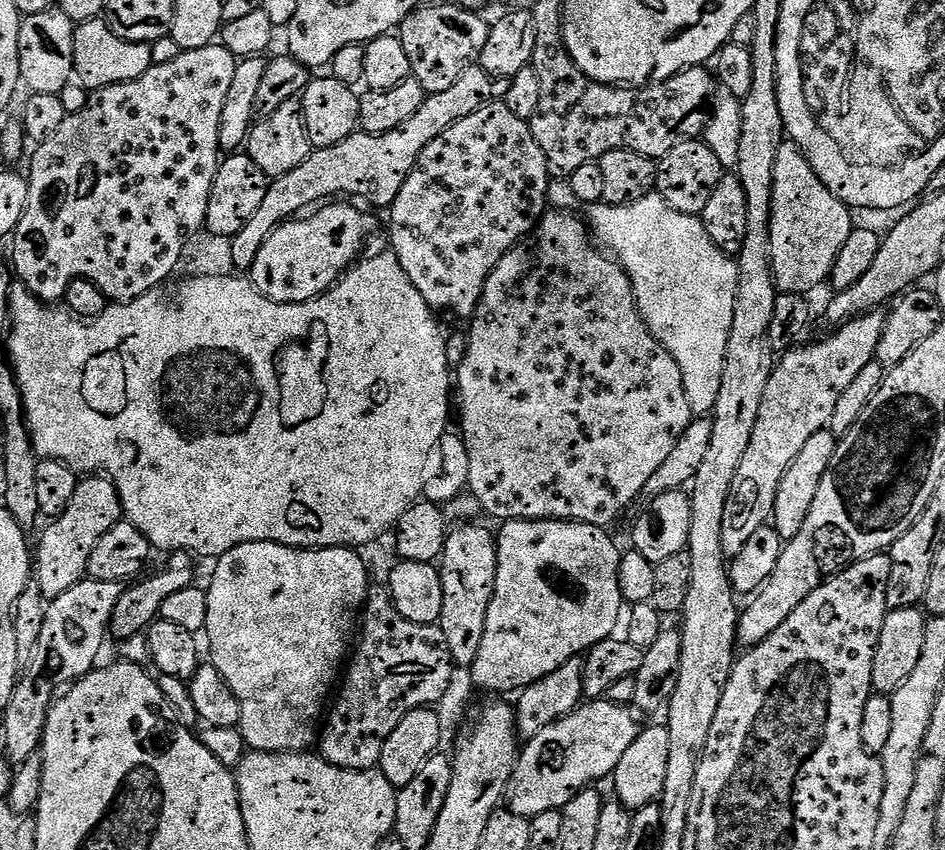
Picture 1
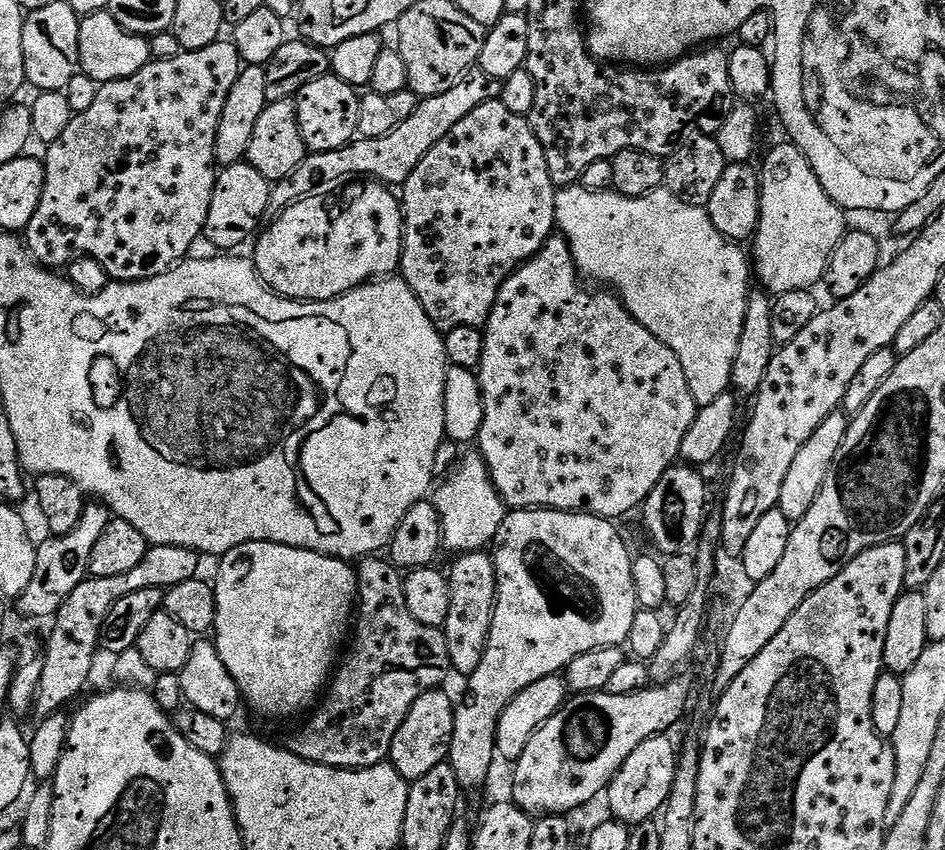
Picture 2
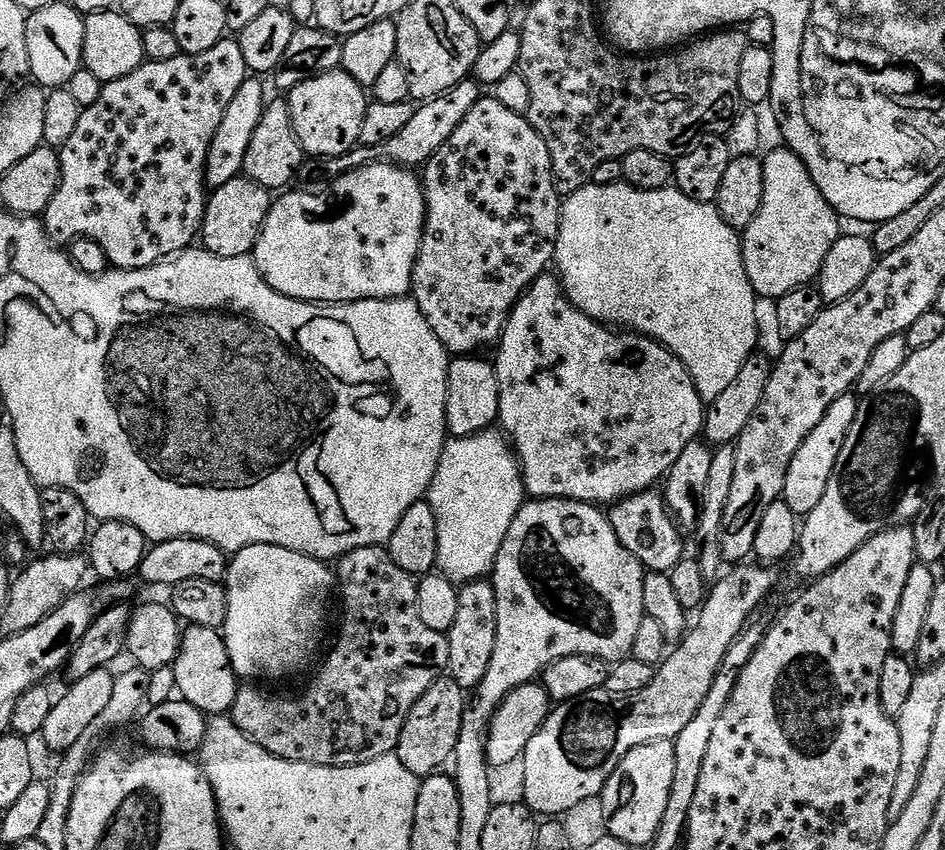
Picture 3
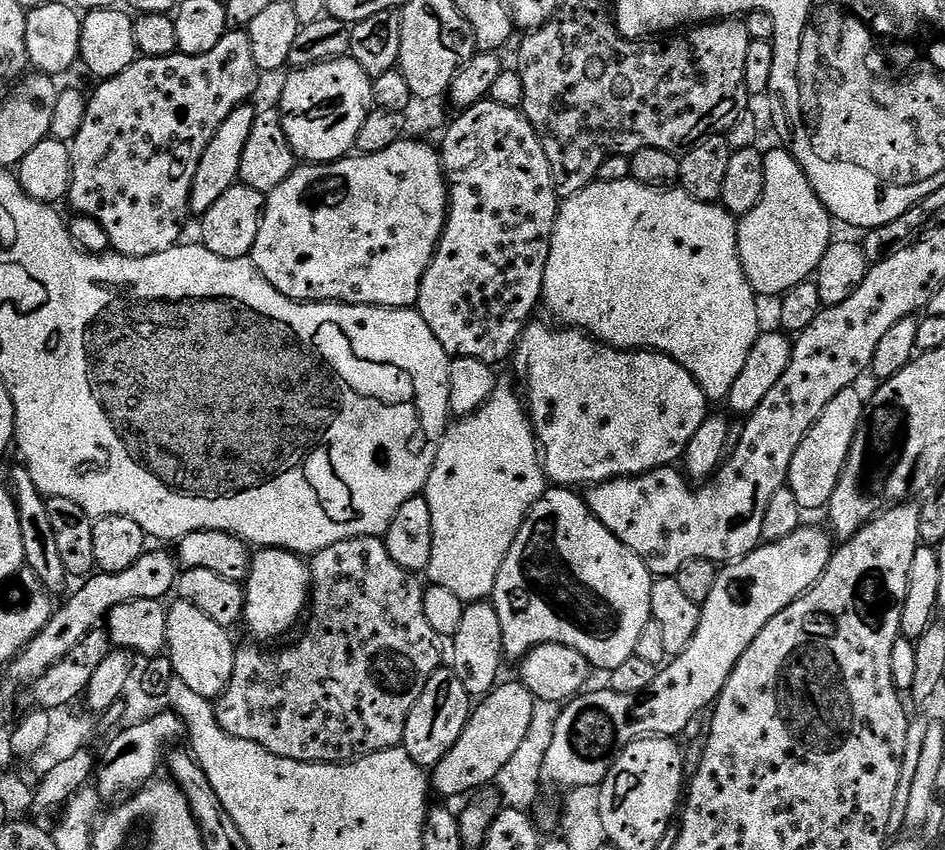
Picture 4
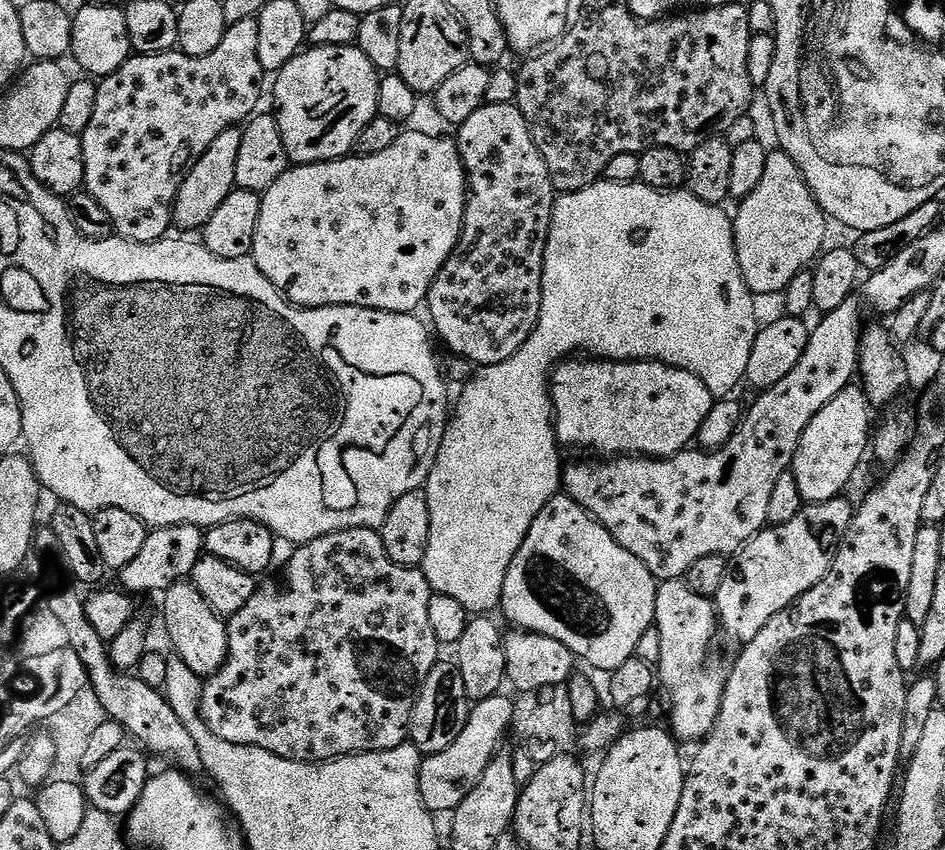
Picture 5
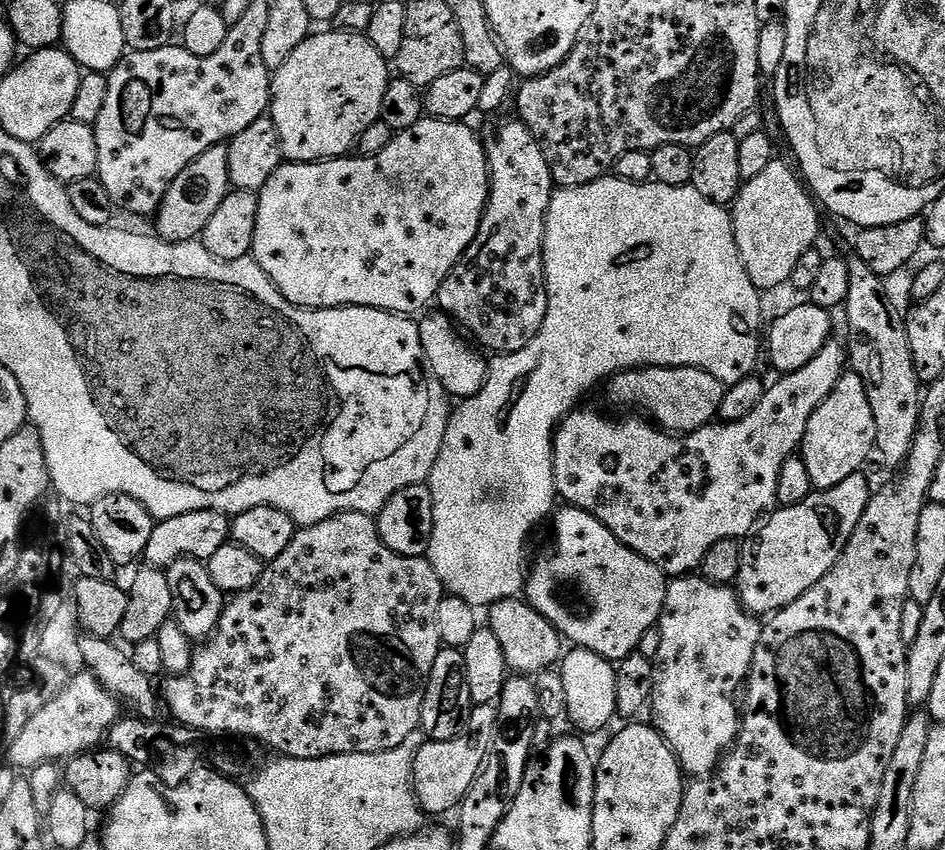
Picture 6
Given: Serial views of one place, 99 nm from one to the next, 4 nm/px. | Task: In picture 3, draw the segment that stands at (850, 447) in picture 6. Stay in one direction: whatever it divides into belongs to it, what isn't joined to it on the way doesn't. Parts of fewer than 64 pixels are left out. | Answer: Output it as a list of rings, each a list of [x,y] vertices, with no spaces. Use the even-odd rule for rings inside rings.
[[[849,394],[838,398],[830,410],[826,410],[826,418],[810,430],[806,442],[798,446],[798,454],[794,454],[794,462],[790,462],[790,470],[786,474],[782,499],[798,518],[808,516],[822,502],[822,494],[826,494],[826,486],[830,482],[830,474],[834,474],[834,466],[838,462],[838,454],[842,454],[842,446],[846,446],[846,434],[850,434],[850,426],[854,426],[858,400]]]

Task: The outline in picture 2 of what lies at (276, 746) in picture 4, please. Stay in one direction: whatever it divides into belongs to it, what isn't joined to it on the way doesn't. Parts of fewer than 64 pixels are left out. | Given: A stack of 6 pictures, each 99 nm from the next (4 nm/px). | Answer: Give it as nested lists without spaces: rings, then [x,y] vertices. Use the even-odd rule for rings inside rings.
[[[379,555],[361,559],[356,568],[356,583],[358,619],[347,649],[348,657],[346,652],[327,685],[322,703],[307,717],[308,725],[286,744],[288,751],[298,758],[331,768],[369,768],[385,763],[392,755],[394,734],[398,734],[406,714],[410,714],[410,706],[414,706],[416,699],[424,692],[439,689],[443,685],[440,683],[452,672],[450,650],[446,646],[443,631],[422,626],[422,622],[418,622],[414,614],[410,614],[406,606],[404,576],[391,559],[381,558]]]

